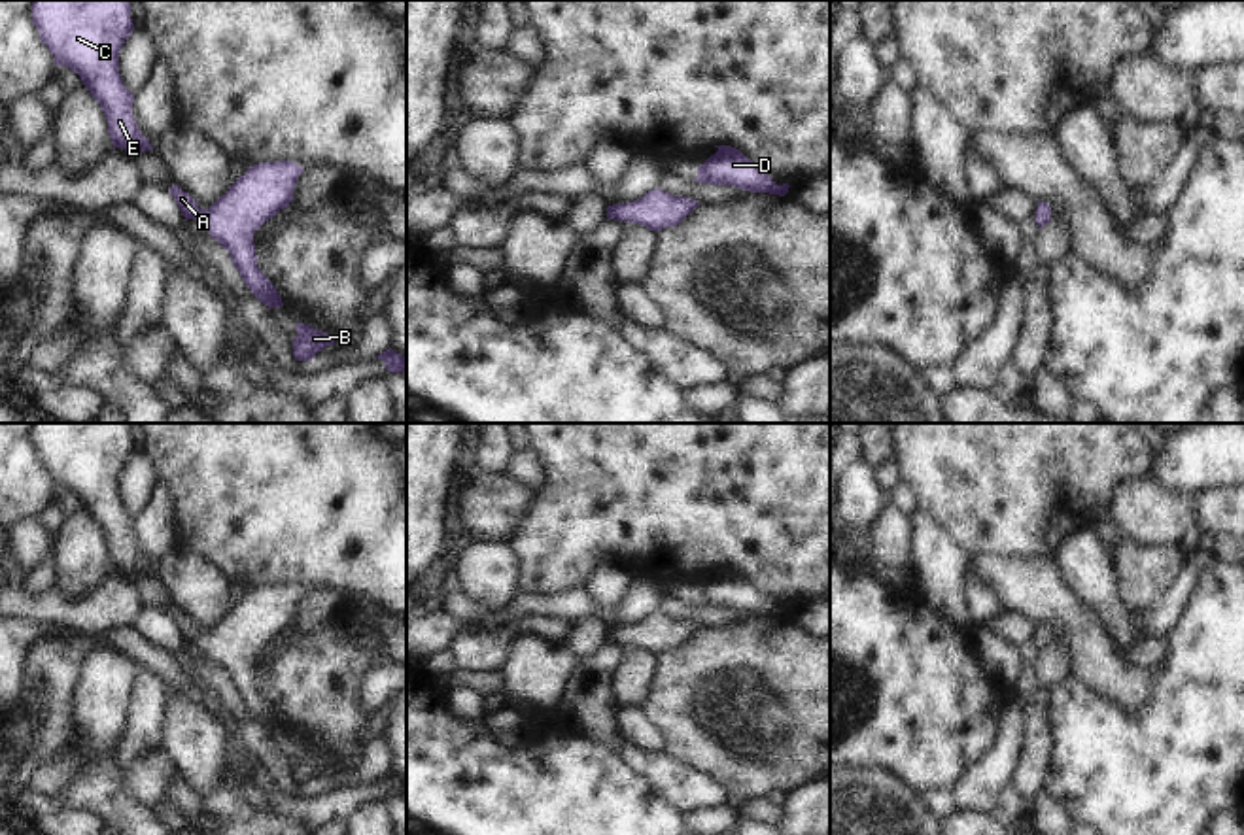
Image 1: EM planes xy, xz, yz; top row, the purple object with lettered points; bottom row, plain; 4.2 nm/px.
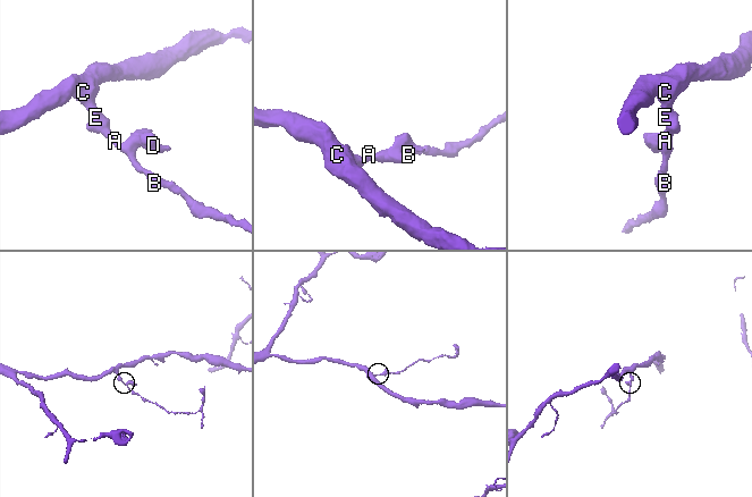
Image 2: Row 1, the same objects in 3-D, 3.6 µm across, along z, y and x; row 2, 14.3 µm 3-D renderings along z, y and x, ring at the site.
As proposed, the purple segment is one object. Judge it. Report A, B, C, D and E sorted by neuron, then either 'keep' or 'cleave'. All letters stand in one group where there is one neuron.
A B C D E; keep

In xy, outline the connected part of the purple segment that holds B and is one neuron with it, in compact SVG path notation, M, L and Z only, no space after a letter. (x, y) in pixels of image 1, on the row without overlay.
M297 746L295 752L297 752L297 759L293 763L293 780L297 784L312 784L318 775L335 767L333 759L310 748Z

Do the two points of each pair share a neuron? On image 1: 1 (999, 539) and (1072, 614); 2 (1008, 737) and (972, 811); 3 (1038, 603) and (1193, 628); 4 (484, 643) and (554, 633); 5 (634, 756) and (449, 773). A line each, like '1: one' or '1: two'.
1: two
2: one
3: two
4: one
5: two

